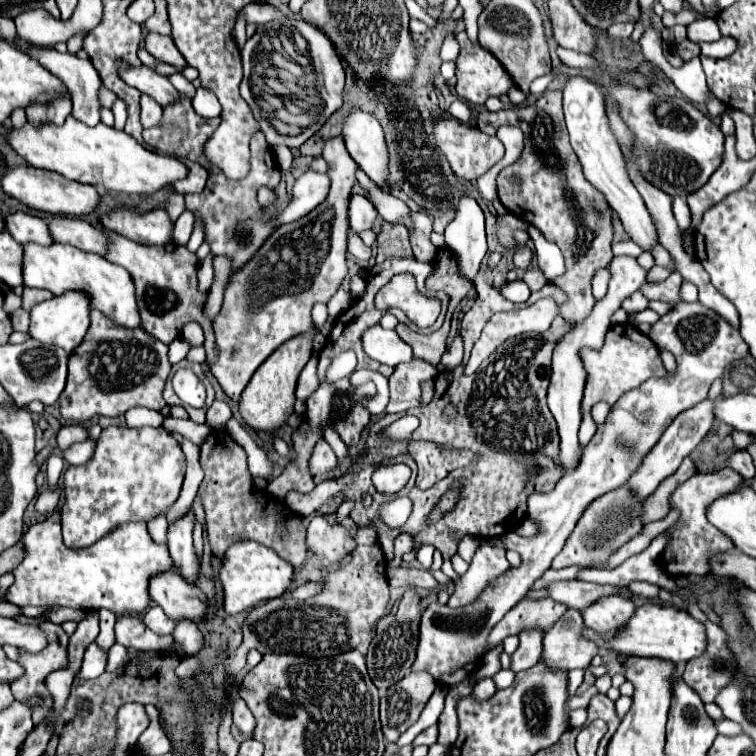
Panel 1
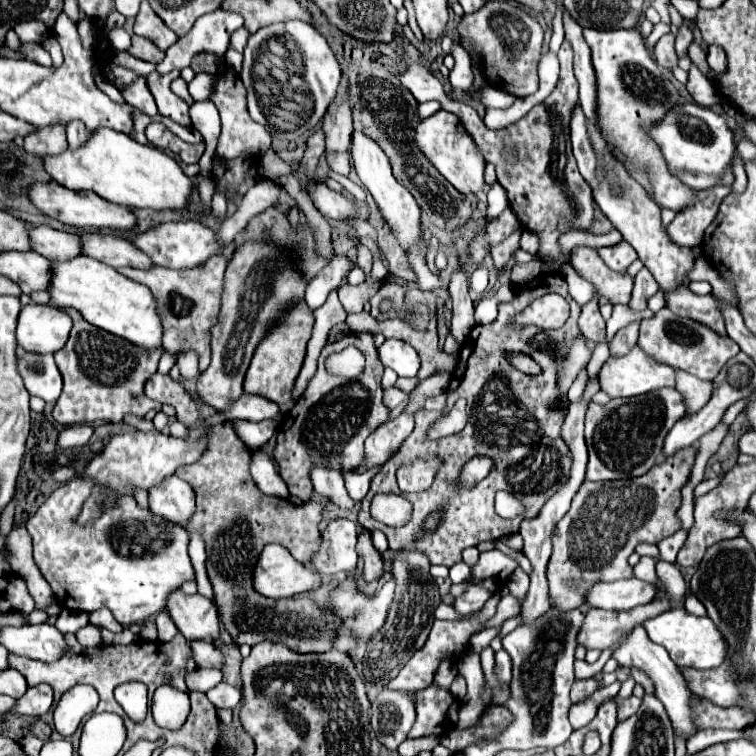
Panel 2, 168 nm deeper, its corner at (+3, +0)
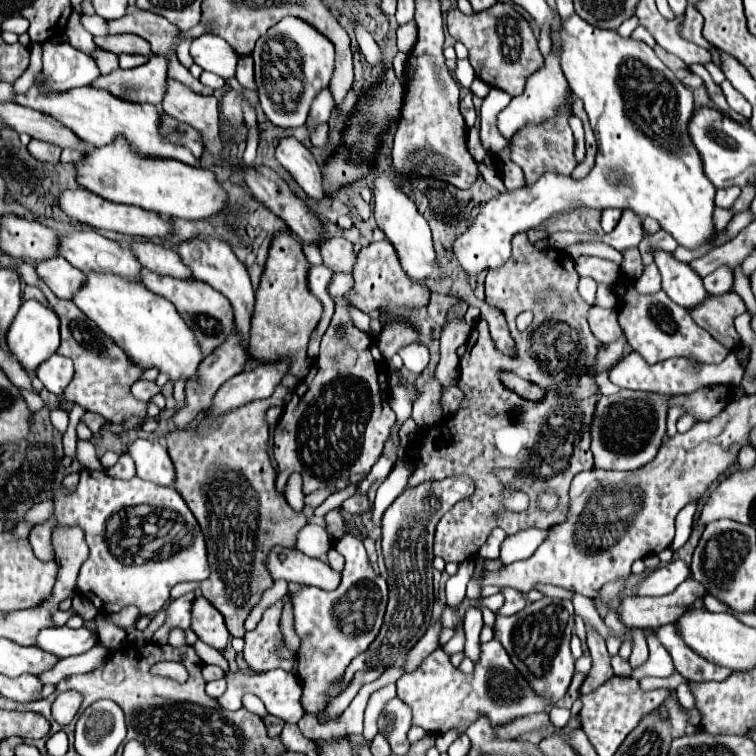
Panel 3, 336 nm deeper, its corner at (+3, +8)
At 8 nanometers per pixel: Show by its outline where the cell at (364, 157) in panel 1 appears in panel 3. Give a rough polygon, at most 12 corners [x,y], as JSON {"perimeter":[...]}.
{"perimeter":[[375,177],[375,221],[415,281],[443,281],[431,229],[395,183]]}

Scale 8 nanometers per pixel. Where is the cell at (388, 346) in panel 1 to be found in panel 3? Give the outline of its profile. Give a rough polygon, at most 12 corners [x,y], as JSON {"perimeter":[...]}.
{"perimeter":[[411,343],[399,351],[405,367],[419,375],[429,363],[429,349]]}

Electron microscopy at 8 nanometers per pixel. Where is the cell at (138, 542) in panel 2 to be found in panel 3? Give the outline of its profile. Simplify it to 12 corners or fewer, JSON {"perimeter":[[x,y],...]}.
{"perimeter":[[81,471],[57,527],[89,557],[77,591],[153,617],[205,581],[199,523],[173,487]]}

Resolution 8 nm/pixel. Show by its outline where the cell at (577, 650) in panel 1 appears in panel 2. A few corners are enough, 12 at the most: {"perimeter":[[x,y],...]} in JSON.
{"perimeter":[[655,599],[629,611],[589,609],[577,645],[607,649],[625,631],[669,609]]}

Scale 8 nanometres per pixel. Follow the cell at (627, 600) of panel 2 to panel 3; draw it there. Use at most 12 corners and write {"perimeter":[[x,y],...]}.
{"perimeter":[[675,559],[651,571],[635,595],[667,595],[689,577],[685,561]]}

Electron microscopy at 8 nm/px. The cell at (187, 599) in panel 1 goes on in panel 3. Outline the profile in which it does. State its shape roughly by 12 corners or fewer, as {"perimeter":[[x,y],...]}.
{"perimeter":[[203,597],[193,603],[191,629],[223,651],[229,631],[223,615]]}

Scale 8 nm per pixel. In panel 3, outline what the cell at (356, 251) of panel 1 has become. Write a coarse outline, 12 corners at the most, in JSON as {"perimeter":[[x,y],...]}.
{"perimeter":[[389,241],[359,251],[347,299],[373,319],[421,309],[411,281]]}

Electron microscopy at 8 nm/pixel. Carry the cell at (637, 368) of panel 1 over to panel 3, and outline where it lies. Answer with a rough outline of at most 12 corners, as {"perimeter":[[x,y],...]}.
{"perimeter":[[637,351],[611,369],[621,389],[693,393],[701,385],[739,385],[731,351],[717,365],[687,359],[649,365]]}

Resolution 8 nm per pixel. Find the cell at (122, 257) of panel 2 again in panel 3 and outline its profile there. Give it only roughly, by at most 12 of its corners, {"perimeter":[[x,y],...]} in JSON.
{"perimeter":[[151,241],[131,243],[153,273],[195,279],[173,249]]}

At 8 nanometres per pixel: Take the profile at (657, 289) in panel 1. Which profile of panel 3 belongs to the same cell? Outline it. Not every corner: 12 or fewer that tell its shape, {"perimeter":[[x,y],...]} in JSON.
{"perimeter":[[731,291],[709,295],[689,313],[727,349],[741,337],[733,319],[747,307]]}

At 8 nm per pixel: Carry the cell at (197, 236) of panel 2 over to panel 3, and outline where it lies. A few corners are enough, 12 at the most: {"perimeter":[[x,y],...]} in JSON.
{"perimeter":[[195,237],[175,251],[231,301],[249,349],[255,293],[225,241]]}

